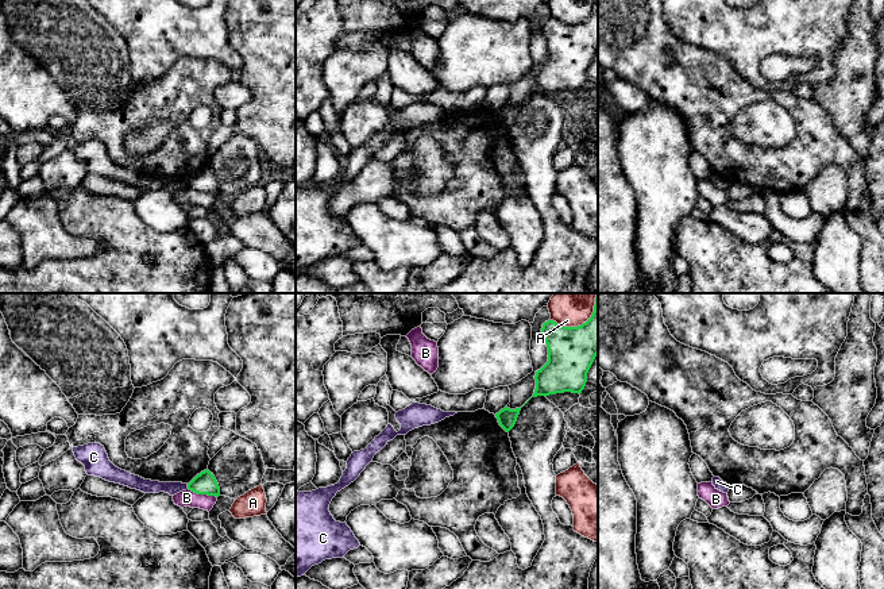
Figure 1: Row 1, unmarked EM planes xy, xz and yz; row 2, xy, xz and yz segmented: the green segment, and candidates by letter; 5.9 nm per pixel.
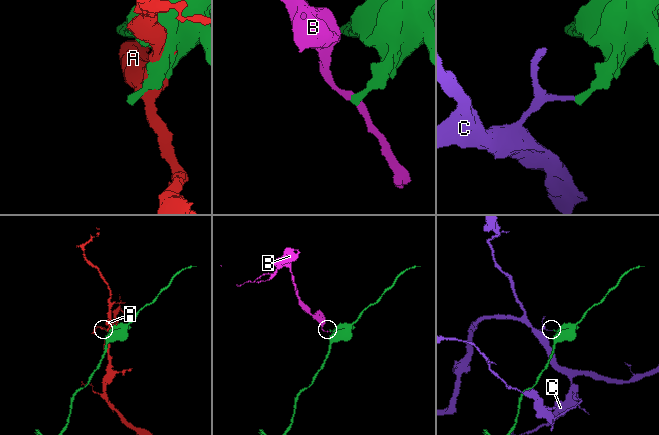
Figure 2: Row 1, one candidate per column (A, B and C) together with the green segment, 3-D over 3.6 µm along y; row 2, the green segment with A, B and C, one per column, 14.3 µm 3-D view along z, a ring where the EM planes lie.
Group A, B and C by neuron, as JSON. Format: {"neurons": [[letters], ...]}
{"neurons": [["A"], ["B"], ["C"]]}

